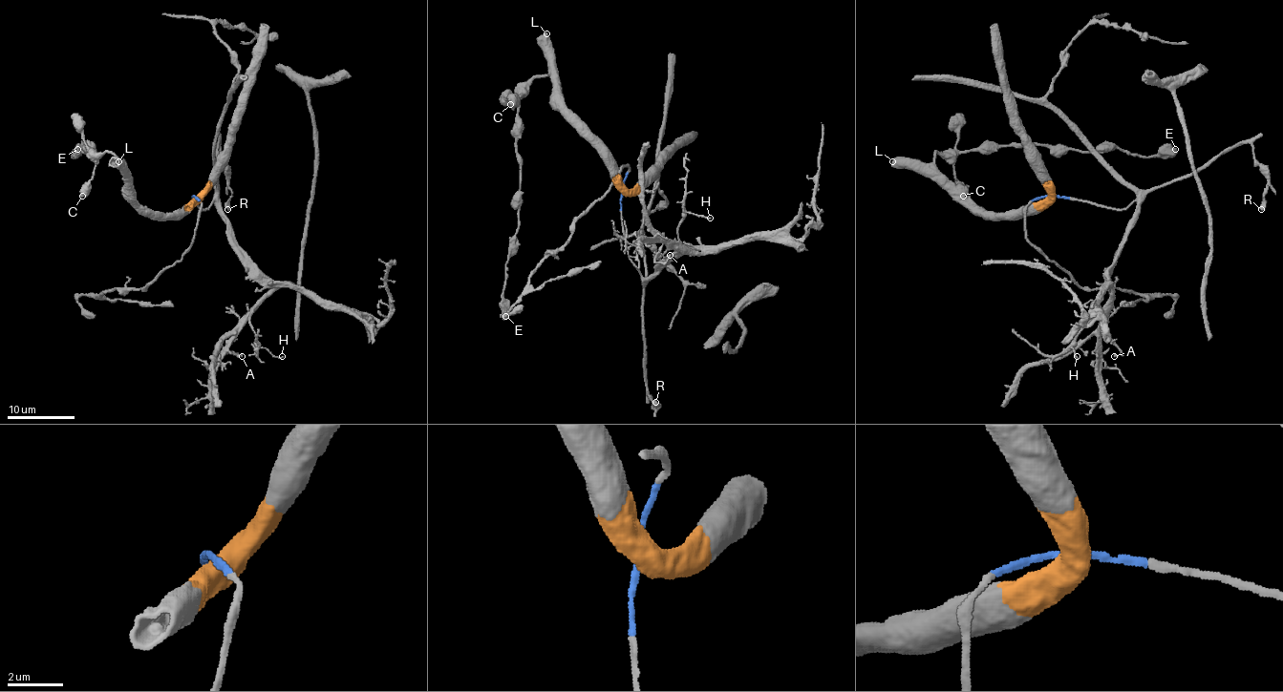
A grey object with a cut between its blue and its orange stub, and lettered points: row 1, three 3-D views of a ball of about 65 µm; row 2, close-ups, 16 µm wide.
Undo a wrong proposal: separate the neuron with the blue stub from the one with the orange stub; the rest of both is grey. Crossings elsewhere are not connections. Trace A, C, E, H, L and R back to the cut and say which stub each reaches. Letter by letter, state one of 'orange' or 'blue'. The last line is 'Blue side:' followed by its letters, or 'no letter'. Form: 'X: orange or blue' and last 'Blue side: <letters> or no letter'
A: blue
C: orange
E: orange
H: blue
L: orange
R: blue
Blue side: A, H, R

